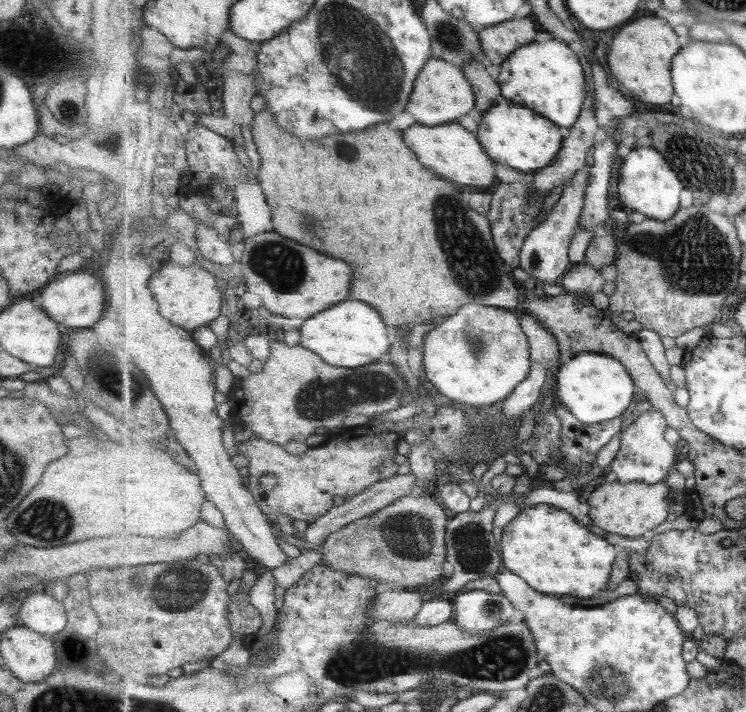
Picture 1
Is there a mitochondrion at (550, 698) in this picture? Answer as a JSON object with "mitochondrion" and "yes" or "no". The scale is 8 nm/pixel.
{"mitochondrion":"yes"}

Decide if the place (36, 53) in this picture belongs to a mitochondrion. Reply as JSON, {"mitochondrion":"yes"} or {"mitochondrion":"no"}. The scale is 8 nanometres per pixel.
{"mitochondrion":"no"}

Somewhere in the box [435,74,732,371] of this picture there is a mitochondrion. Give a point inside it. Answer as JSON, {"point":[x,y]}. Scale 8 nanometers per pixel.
{"point":[683,148]}

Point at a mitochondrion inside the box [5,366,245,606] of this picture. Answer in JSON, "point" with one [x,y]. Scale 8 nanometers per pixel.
{"point":[56,522]}

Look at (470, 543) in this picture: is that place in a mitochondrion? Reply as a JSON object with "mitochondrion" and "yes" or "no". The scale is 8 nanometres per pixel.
{"mitochondrion":"yes"}

